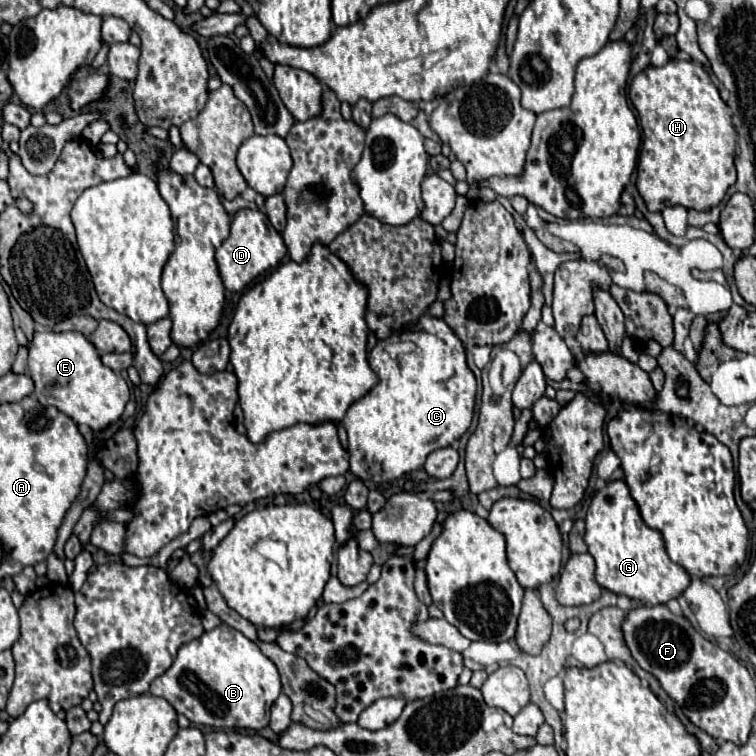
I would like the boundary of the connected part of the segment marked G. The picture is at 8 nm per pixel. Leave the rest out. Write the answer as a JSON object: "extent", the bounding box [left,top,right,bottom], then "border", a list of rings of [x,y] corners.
{"extent":[585,481,689,605],"border":[[[611,481],[597,491],[589,505],[585,525],[585,543],[595,559],[595,579],[603,589],[635,601],[661,605],[679,597],[689,585],[689,573],[667,557],[661,535],[643,523],[625,481]]]}

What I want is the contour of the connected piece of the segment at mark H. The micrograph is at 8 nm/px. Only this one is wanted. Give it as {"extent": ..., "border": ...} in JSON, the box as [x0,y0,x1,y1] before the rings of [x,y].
{"extent":[629,59,735,211],"border":[[[671,59],[663,67],[649,65],[629,85],[629,99],[633,107],[637,107],[641,131],[643,131],[643,147],[639,153],[637,165],[637,189],[647,203],[649,211],[663,211],[669,205],[681,205],[687,209],[711,209],[719,205],[727,193],[727,189],[735,183],[735,129],[731,123],[729,107],[721,101],[715,83],[709,73],[693,61]]]}

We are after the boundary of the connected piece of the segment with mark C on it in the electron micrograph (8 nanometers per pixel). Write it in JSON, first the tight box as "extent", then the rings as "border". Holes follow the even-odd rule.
{"extent":[341,315,477,483],"border":[[[425,315],[413,329],[379,341],[369,353],[369,367],[377,373],[379,385],[355,401],[341,421],[347,431],[351,473],[359,479],[371,479],[373,483],[399,479],[421,469],[431,451],[449,447],[469,429],[477,383],[467,367],[461,341],[443,319]],[[401,341],[413,341],[417,349],[391,359],[385,347]]]}

